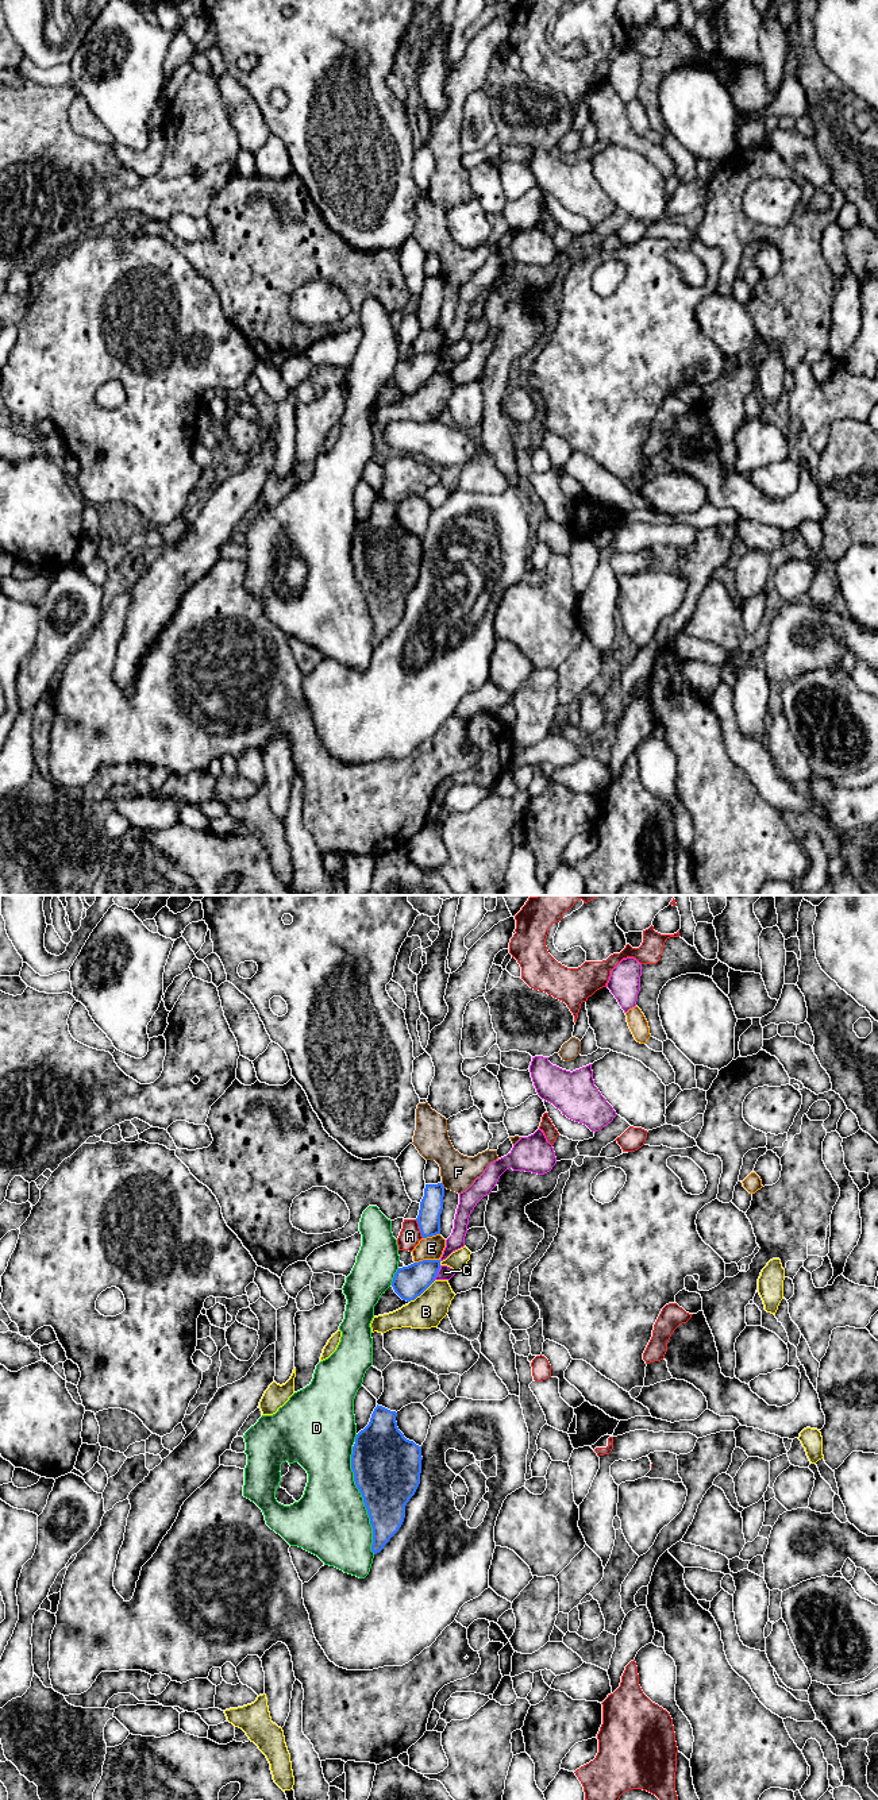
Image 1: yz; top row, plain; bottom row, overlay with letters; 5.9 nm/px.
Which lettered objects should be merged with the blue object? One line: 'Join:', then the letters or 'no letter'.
Join: no letter

